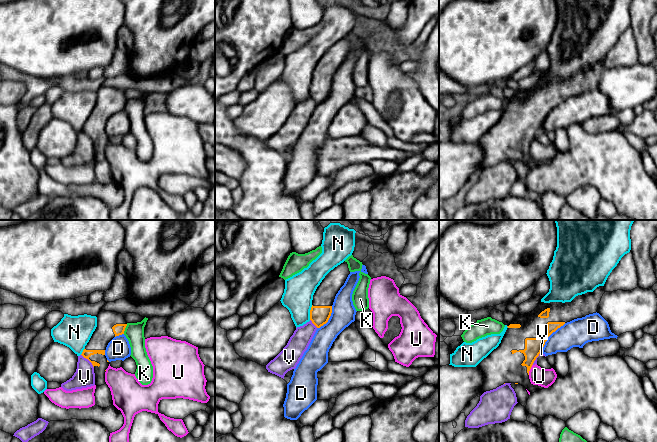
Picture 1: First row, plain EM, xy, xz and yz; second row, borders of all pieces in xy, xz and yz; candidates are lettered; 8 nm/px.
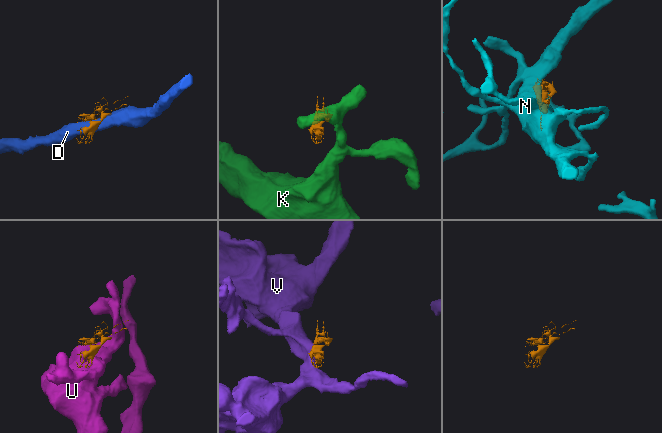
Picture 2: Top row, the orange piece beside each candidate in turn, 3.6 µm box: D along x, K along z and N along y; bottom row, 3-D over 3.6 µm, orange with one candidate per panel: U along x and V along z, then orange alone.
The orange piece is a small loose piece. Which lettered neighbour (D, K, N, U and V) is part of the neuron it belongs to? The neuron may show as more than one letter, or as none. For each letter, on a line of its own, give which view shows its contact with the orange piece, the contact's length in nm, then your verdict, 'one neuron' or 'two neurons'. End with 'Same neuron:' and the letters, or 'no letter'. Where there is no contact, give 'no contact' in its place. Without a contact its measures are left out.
D: contact in yz; length 300 nm; two neurons
K: contact in xy; length 90 nm; two neurons
N: contact in xz; length 120 nm; two neurons
U: contact in yz; length 90 nm; two neurons
V: contact in xy; length 150 nm; two neurons
Same neuron: no letter

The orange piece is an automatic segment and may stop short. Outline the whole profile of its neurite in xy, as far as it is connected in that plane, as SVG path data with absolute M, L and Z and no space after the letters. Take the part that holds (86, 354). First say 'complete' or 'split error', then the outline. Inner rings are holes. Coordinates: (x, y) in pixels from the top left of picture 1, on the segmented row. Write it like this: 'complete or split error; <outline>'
split error; M101 310L97 317L97 327L82 352L88 359L95 373L95 385L101 386L105 382L105 372L109 361L105 356L108 343L116 336L124 334L127 322L121 313Z

